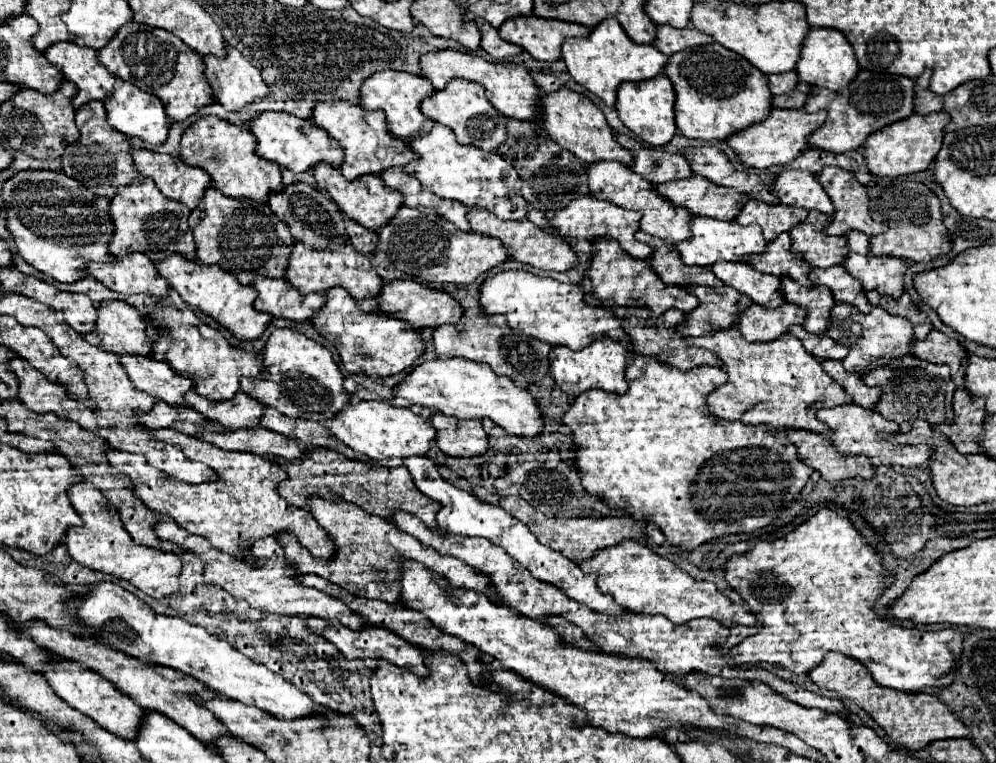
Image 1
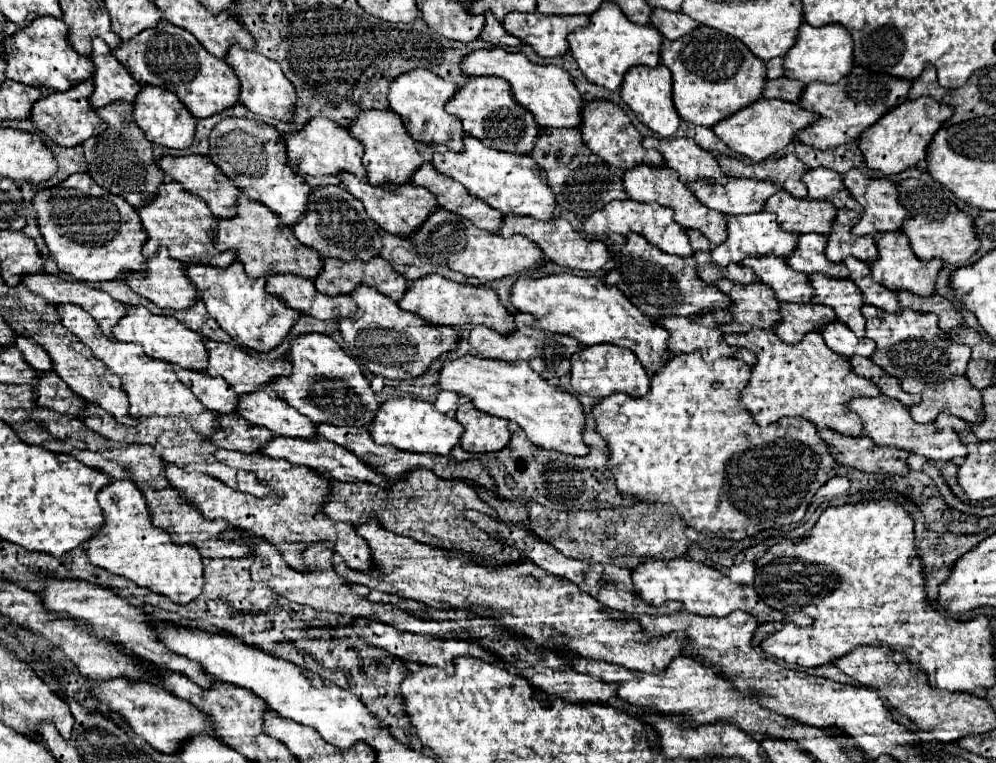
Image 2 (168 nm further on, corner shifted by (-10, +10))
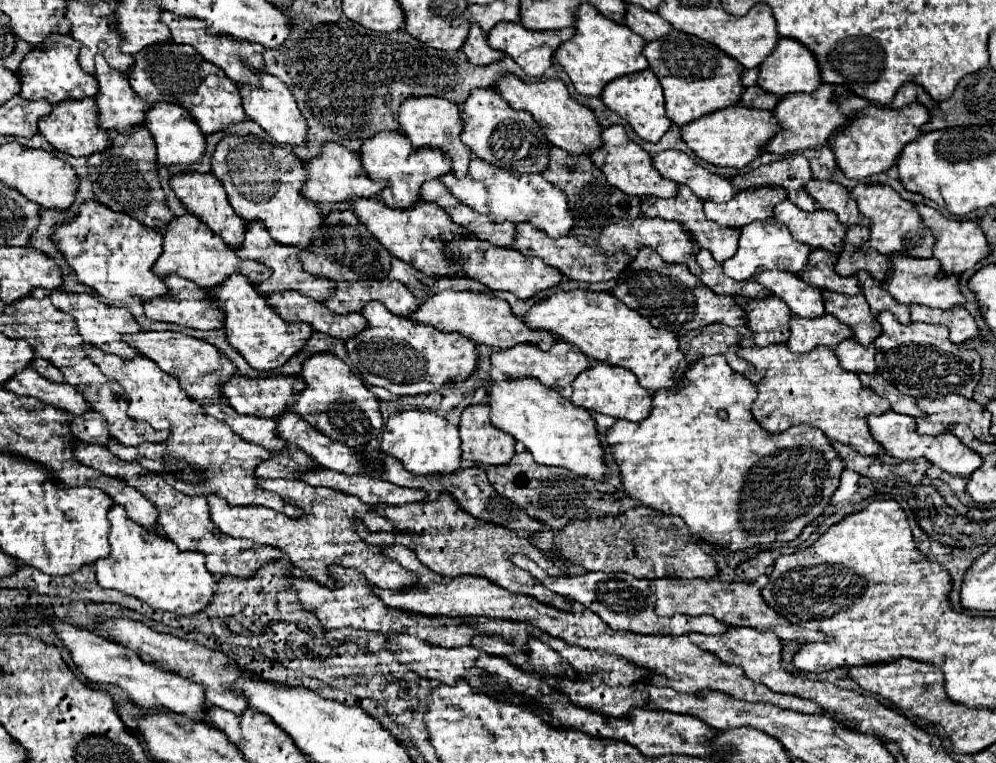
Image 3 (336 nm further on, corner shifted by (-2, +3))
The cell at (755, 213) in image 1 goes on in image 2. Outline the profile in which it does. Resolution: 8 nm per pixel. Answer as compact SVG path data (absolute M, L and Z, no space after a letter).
M784 190L768 198L768 204L764 208L778 216L778 224L786 232L792 232L792 234L816 232L824 236L832 232L832 222L838 212L838 208L832 202L802 200L802 198L790 196Z

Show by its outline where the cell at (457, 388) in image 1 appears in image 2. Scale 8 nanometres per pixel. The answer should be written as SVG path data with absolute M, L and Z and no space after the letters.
M462 356L444 364L440 372L440 388L468 396L472 404L486 414L516 422L530 442L540 448L558 450L568 456L586 456L590 452L588 444L582 440L586 416L578 398L548 384L548 380L534 372L528 362L508 364L478 356Z

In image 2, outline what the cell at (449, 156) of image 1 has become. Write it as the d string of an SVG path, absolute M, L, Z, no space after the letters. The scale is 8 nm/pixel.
M464 136L466 152L444 152L434 154L432 166L460 182L474 198L480 198L488 206L504 212L504 214L520 214L520 216L532 216L536 220L550 220L556 210L556 196L550 190L548 182L542 182L542 172L538 164L530 156L516 156L516 154L504 154L496 152L492 148L486 148L480 144L480 140L472 136Z

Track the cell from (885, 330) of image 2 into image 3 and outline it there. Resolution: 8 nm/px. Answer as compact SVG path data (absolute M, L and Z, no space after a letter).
M888 311L878 315L878 323L882 329L874 341L876 353L882 353L878 373L894 387L898 387L900 393L912 397L932 397L940 393L958 393L968 399L972 397L980 377L980 355L972 349L950 343L948 327L926 323L900 325Z

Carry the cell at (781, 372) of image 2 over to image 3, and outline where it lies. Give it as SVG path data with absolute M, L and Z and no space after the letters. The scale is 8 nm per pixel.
M788 345L768 347L738 347L736 355L752 363L758 371L766 371L758 383L758 399L752 403L752 415L768 433L782 433L792 425L812 425L824 431L830 441L840 441L854 447L860 455L882 453L872 439L866 417L880 415L890 409L890 403L876 395L870 387L862 385L856 373L844 371L830 347L814 347L808 353L792 353Z

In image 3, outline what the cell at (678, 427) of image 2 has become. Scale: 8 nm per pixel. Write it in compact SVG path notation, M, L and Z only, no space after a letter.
M722 355L688 365L676 387L652 395L652 411L646 419L640 423L616 419L604 433L620 467L624 493L660 513L682 517L694 537L714 545L732 545L732 551L796 539L808 523L826 511L844 463L820 429L796 425L782 433L764 431L750 413L754 399L754 383L732 371Z

